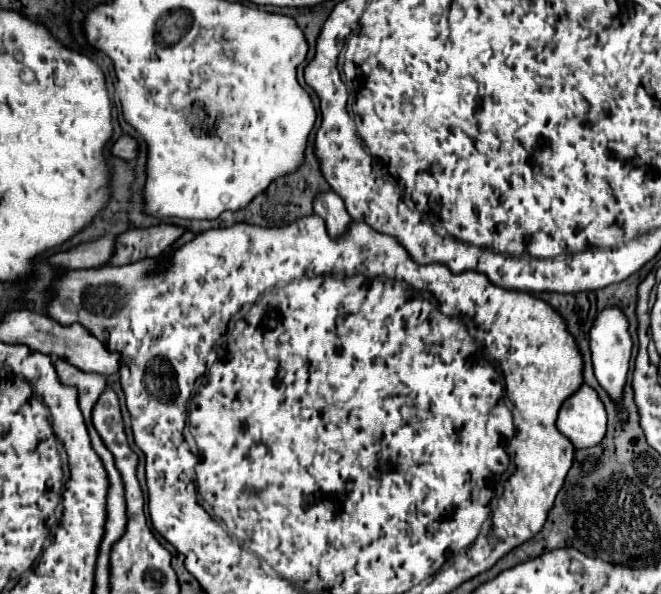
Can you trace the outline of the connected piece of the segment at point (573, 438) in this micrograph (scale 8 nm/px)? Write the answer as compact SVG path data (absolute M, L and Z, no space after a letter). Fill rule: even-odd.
M583 385L559 411L557 429L577 449L595 447L607 433L607 411L597 393Z

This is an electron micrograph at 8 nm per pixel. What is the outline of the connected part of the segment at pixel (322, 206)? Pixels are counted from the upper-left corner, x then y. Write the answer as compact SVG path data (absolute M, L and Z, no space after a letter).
M325 191L325 193L317 193L313 199L313 211L325 219L327 223L327 231L331 237L339 237L341 233L345 233L345 229L349 227L349 223L353 221L345 209L345 203L341 201L341 197L337 197L333 191Z

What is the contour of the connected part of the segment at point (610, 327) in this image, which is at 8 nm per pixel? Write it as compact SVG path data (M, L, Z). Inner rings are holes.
M609 307L603 313L599 313L597 321L593 323L591 329L591 353L593 353L593 367L595 367L595 377L599 385L609 393L613 401L621 401L625 383L627 383L627 373L629 373L629 359L631 359L631 337L629 337L629 323L627 317L621 313L617 307Z

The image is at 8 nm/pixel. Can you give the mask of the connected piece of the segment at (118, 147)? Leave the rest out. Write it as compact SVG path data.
M123 135L115 145L113 145L113 155L125 159L125 161L133 161L139 153L139 141L131 135Z

